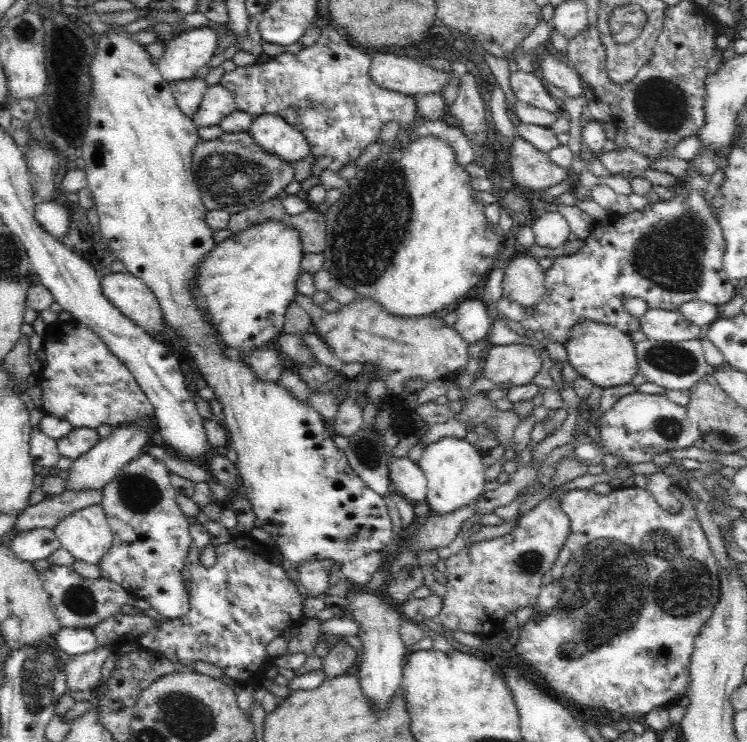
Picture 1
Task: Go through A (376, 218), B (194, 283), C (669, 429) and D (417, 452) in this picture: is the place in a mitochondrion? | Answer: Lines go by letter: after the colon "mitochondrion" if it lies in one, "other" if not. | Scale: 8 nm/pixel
A: mitochondrion
B: other
C: mitochondrion
D: other

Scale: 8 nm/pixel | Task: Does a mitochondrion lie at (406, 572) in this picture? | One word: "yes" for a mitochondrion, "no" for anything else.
yes

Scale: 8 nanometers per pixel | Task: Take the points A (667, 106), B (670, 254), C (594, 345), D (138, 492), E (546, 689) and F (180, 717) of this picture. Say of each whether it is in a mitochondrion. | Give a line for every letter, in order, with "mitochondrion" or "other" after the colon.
A: mitochondrion
B: mitochondrion
C: other
D: mitochondrion
E: other
F: mitochondrion

